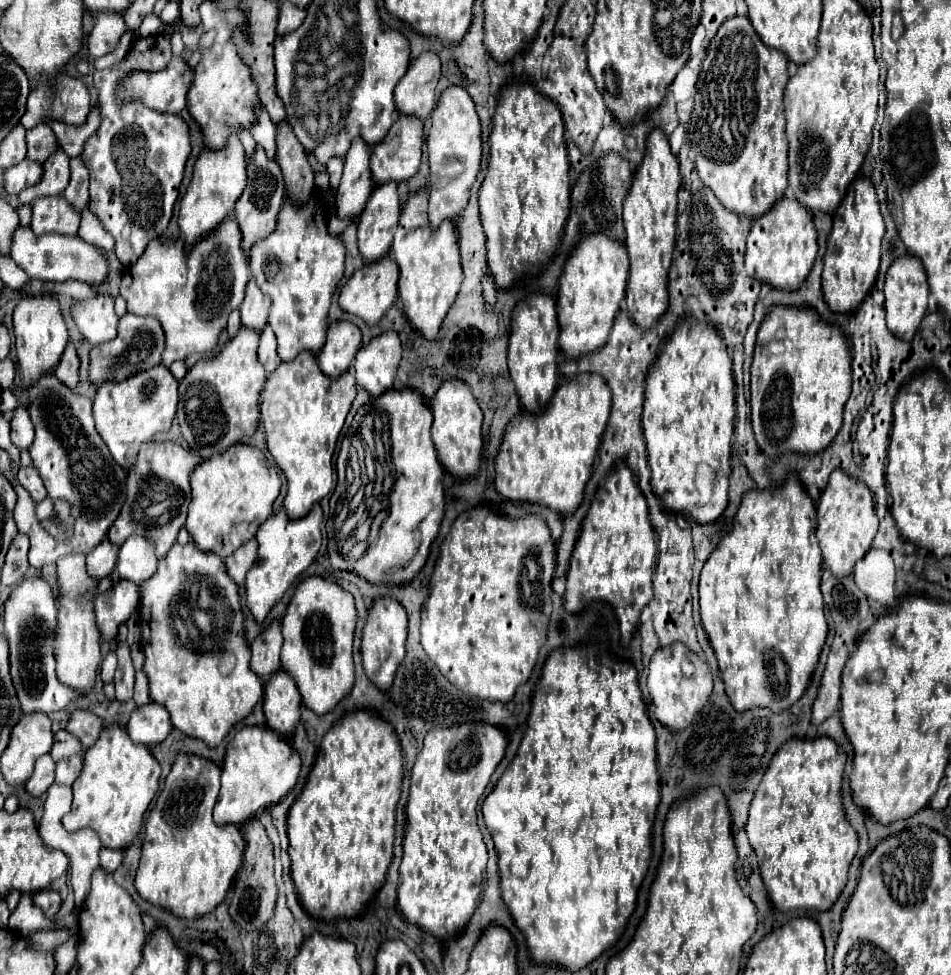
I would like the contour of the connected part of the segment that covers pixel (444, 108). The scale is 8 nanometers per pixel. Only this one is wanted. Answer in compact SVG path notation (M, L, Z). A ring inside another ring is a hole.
M453 85L445 89L439 97L439 103L431 115L431 131L427 137L429 165L431 165L431 197L429 197L429 221L431 227L437 227L445 219L457 219L467 205L469 187L473 185L479 163L481 163L481 125L475 113L473 99L467 95L467 89Z

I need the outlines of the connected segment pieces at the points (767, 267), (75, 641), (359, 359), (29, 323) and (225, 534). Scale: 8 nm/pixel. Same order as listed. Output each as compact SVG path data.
M783 197L771 211L753 219L747 239L745 269L751 277L779 289L797 289L813 267L817 257L817 229L811 211L801 203Z
M67 555L57 563L57 607L59 607L59 623L57 623L57 677L61 683L75 687L79 691L89 693L95 685L95 673L101 663L101 635L95 625L93 601L97 599L99 579L87 573L87 555Z
M385 331L371 339L369 345L361 347L355 355L355 379L373 397L393 387L395 371L401 361L401 341L395 331Z
M51 295L25 297L13 311L13 333L15 333L15 349L17 349L17 365L23 373L23 387L29 389L47 369L51 369L63 355L65 345L69 341L67 327L59 309L59 301Z
M235 443L225 453L199 463L191 473L191 503L185 527L199 549L215 551L225 559L255 537L257 527L271 515L279 487L279 475L269 467L259 447Z

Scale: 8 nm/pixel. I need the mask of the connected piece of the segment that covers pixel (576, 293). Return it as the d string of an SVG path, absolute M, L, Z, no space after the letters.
M591 235L575 247L575 255L563 265L557 289L557 317L559 317L559 347L577 357L591 353L605 345L613 327L619 303L625 297L625 283L629 277L629 255L623 243L607 239L607 235Z

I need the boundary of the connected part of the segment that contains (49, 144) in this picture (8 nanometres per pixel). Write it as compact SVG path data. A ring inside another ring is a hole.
M39 125L27 131L27 159L45 163L55 151L57 137L47 125Z

